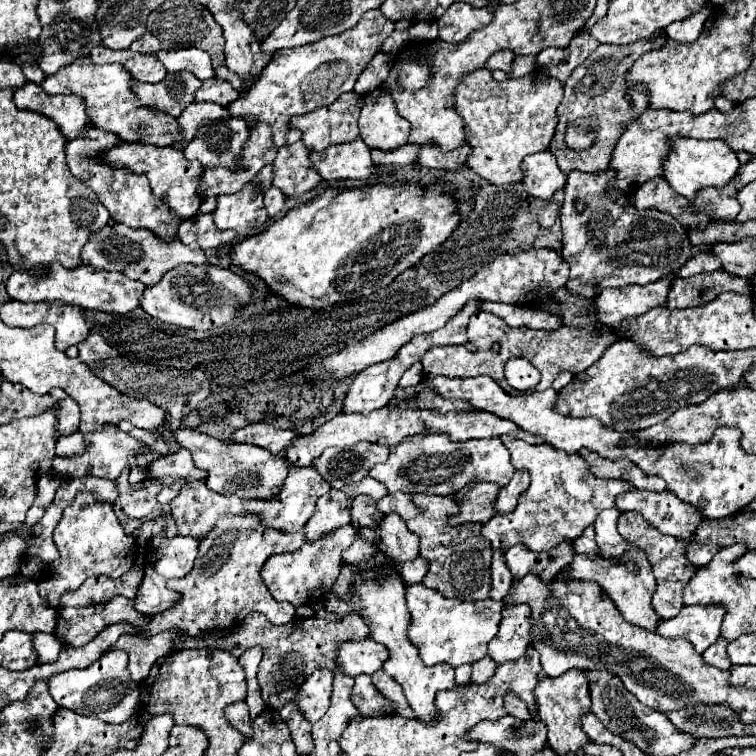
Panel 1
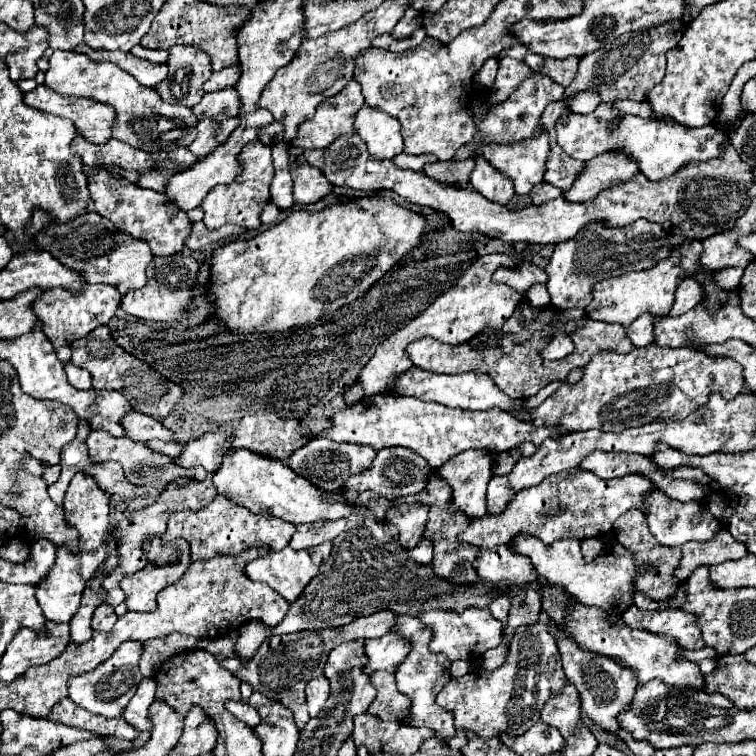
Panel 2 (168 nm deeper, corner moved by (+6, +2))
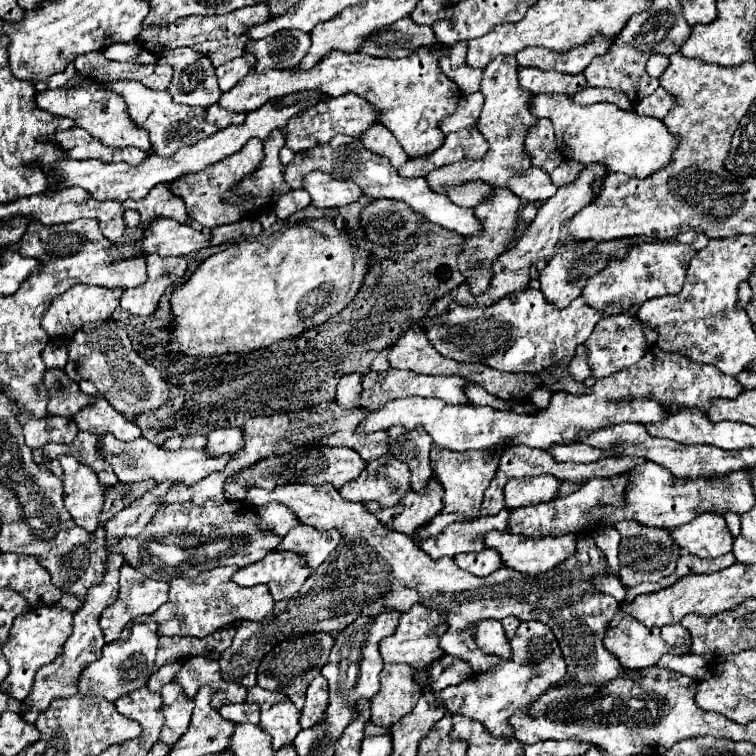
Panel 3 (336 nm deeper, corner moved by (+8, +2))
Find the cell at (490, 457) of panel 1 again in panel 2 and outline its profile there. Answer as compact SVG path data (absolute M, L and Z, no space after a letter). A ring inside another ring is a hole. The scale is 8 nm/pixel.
M394 446L394 448L382 448L372 466L356 476L350 476L350 480L344 484L342 492L346 496L348 502L354 502L358 496L350 496L352 490L356 492L366 492L366 490L372 490L384 498L400 498L400 496L410 496L410 494L418 494L420 490L424 490L426 486L426 480L428 480L428 474L430 474L430 466L426 464L426 460L422 456L418 456L416 452L410 452L410 448L402 448L402 446Z

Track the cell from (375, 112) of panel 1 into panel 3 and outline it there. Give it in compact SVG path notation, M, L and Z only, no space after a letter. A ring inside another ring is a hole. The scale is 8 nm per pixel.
M372 124L368 130L362 132L360 140L370 152L386 156L394 168L400 168L404 162L408 162L408 154L402 150L392 132L382 124Z

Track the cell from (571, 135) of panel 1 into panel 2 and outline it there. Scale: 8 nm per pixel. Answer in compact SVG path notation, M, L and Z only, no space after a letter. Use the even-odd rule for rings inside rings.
M602 102L592 114L576 114L576 112L562 112L562 116L556 122L556 134L558 144L568 152L572 158L580 162L588 162L598 154L604 152L622 152L630 156L640 172L656 182L662 178L672 176L676 170L680 170L690 160L710 160L714 156L720 156L726 148L726 134L718 130L714 124L702 126L702 128L684 128L680 124L668 124L656 118L640 118L632 114L620 114L612 108L612 104ZM618 120L614 128L610 128L610 122Z

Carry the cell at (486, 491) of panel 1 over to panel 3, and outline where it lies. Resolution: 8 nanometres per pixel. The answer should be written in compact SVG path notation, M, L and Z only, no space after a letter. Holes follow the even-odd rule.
M554 476L512 478L504 486L504 500L508 508L550 502L556 494L556 488L558 488L558 480Z

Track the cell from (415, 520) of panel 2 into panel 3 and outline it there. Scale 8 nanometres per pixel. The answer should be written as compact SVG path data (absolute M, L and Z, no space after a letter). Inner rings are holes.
M432 480L424 492L408 492L408 496L404 496L402 500L404 510L392 518L390 526L398 532L412 536L420 526L432 520L436 512L440 512L442 496L444 490L436 480Z

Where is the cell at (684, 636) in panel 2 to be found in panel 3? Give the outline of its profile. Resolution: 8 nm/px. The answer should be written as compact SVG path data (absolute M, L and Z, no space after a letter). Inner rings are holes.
M618 610L614 620L610 622L610 628L604 638L604 646L620 660L626 668L648 668L654 666L660 656L664 654L688 654L692 646L690 632L682 624L670 624L670 626L656 626L648 628L640 624L634 616L628 616L624 610Z

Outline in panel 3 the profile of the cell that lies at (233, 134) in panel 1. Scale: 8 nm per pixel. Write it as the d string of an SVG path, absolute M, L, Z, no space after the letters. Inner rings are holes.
M214 104L214 106L210 106L206 110L206 122L216 124L220 130L230 126L230 124L242 124L244 118L246 118L244 114L240 114L240 112L228 112L228 110L220 108L218 104Z

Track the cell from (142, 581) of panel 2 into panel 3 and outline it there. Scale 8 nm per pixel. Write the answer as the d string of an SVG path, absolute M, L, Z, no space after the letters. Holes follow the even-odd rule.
M124 564L124 566L120 568L120 594L118 594L118 600L116 600L116 604L108 606L108 608L100 614L100 628L102 628L102 632L104 632L104 640L106 640L106 642L118 640L122 628L124 628L130 620L134 620L136 616L142 616L142 614L152 614L152 612L156 612L166 600L168 600L168 582L150 580L150 578L146 578L142 572L138 572L136 568L132 568L130 564Z

